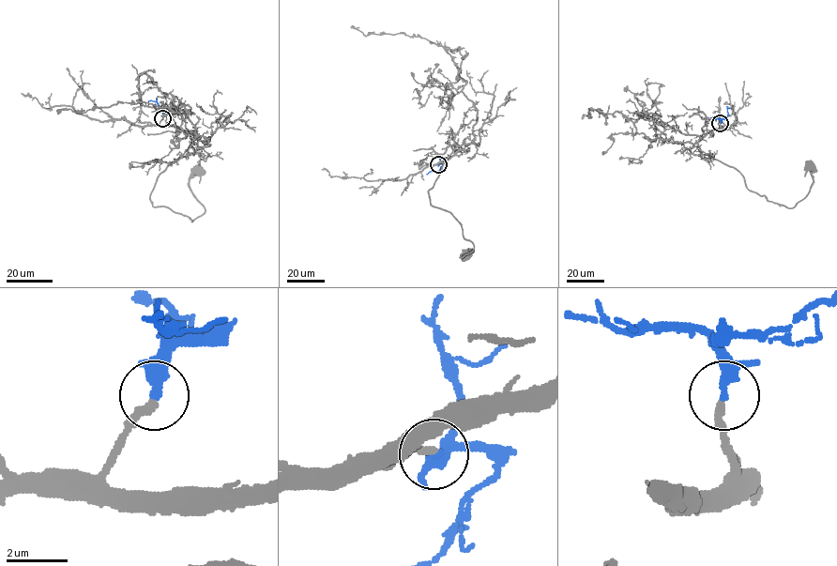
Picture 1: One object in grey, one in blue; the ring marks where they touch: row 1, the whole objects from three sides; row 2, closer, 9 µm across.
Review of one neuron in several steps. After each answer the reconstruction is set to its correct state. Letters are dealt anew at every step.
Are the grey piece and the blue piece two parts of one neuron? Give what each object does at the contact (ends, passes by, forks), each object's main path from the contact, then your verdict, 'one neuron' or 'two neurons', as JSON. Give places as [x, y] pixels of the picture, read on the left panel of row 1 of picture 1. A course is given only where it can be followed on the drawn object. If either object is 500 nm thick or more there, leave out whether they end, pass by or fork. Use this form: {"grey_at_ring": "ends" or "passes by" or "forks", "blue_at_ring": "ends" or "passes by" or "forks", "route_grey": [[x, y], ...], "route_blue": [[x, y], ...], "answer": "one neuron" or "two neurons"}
{"grey_at_ring": "ends", "blue_at_ring": "passes by", "route_grey": [[162, 118], [160, 126], [205, 145], [160, 174], [154, 206], [191, 221], [201, 216], [189, 184], [196, 170]], "route_blue": [[162, 118], [167, 114], [156, 101], [147, 101]], "answer": "one neuron"}

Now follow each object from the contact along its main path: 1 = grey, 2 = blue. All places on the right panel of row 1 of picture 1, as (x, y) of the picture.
1: (720, 123), (699, 150), (736, 168), (768, 200), (788, 207), (801, 200), (810, 165)
2: (720, 122), (730, 108)

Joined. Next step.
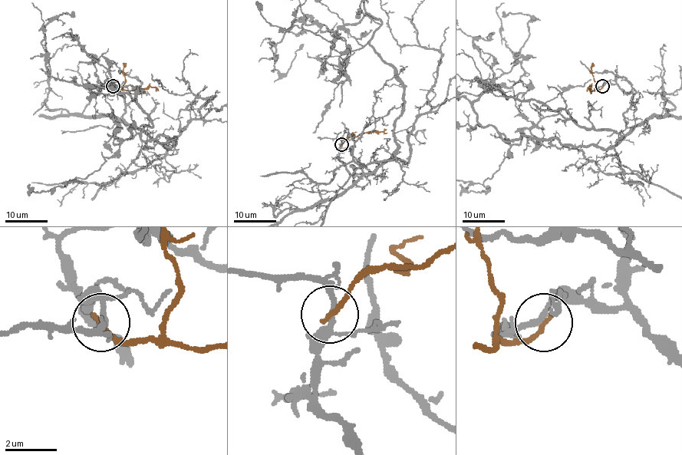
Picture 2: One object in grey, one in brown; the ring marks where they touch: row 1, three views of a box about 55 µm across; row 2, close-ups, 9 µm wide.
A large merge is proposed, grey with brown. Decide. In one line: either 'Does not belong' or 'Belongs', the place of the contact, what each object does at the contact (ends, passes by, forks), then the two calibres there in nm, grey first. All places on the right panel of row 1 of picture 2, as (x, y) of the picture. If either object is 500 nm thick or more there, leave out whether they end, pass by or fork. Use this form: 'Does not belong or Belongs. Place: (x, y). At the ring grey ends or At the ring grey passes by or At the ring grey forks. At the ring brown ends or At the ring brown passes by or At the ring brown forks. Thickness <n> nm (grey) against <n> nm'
Does not belong. Place: (602, 86). At the ring grey forks. At the ring brown ends. Thickness 160 nm (grey) against 220 nm

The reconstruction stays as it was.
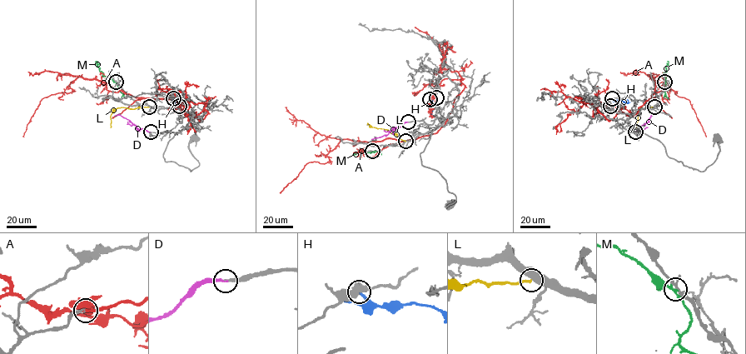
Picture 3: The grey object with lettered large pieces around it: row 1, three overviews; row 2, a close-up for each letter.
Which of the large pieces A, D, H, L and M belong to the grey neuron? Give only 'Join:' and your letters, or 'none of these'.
Join: D

